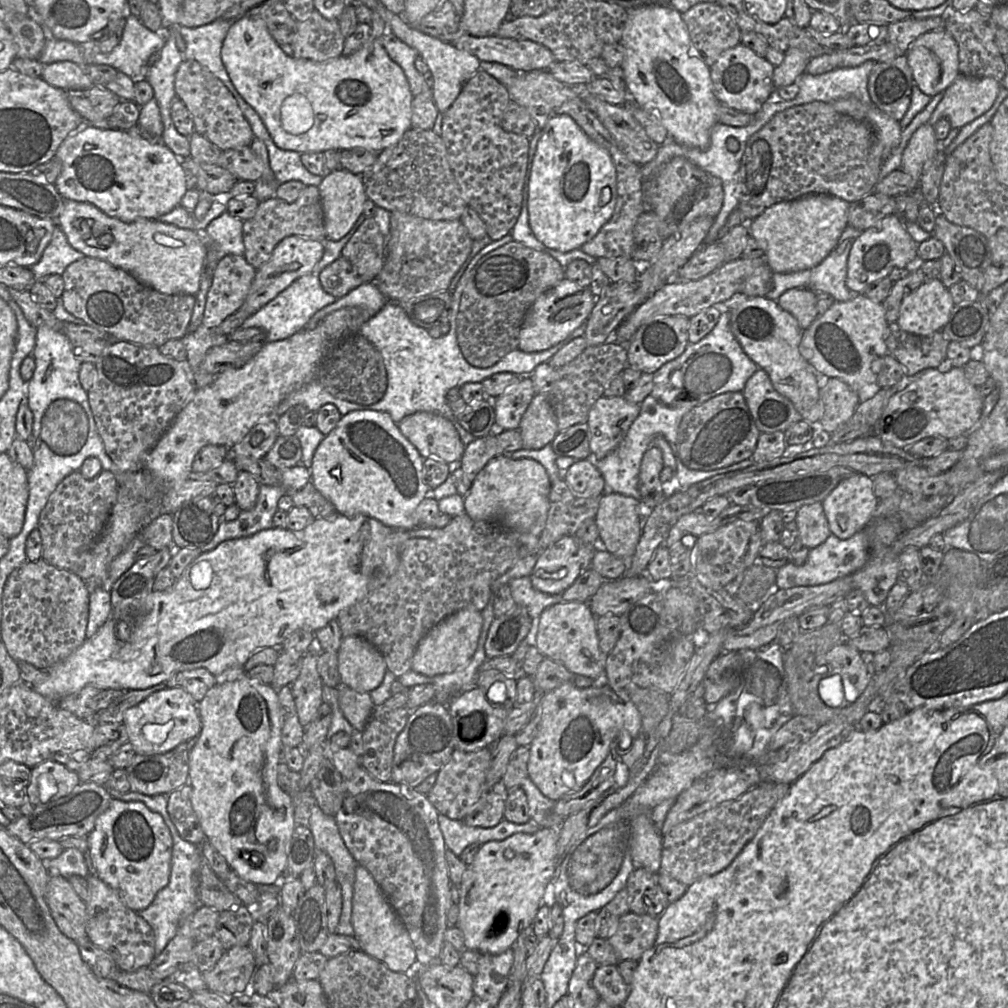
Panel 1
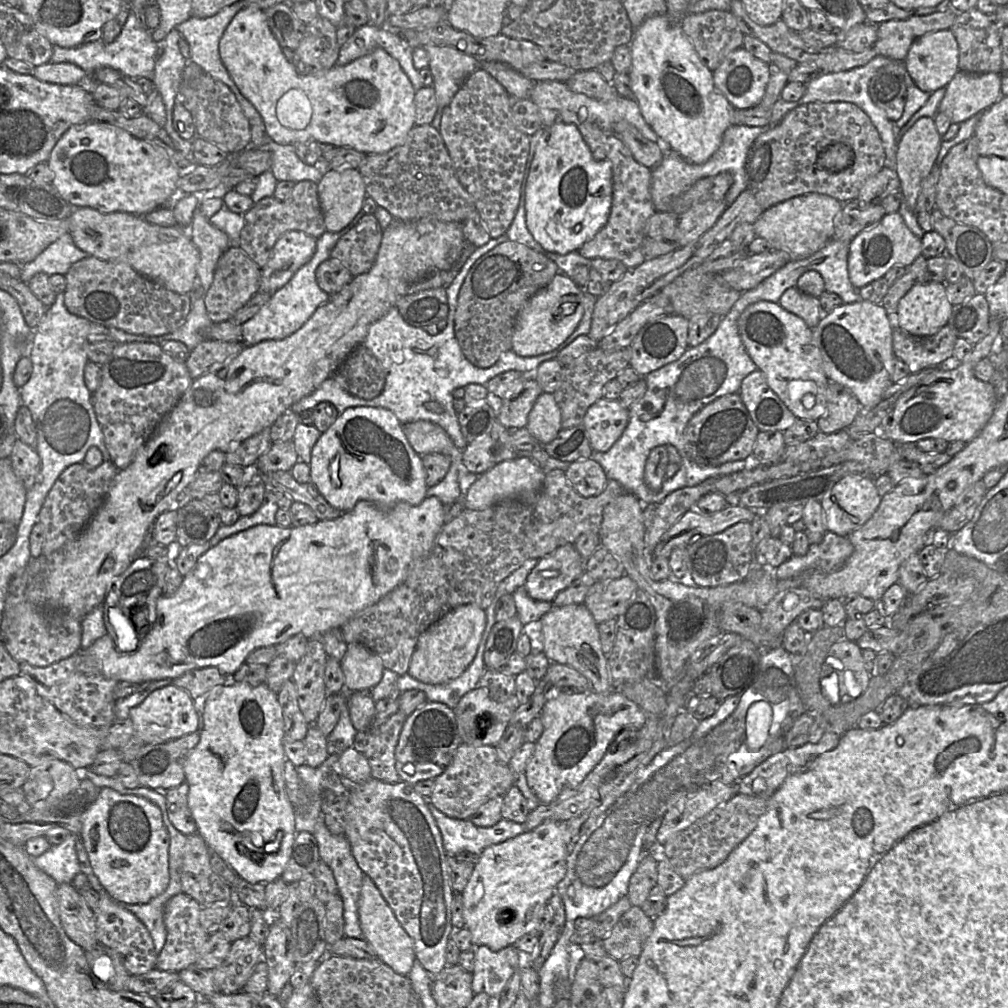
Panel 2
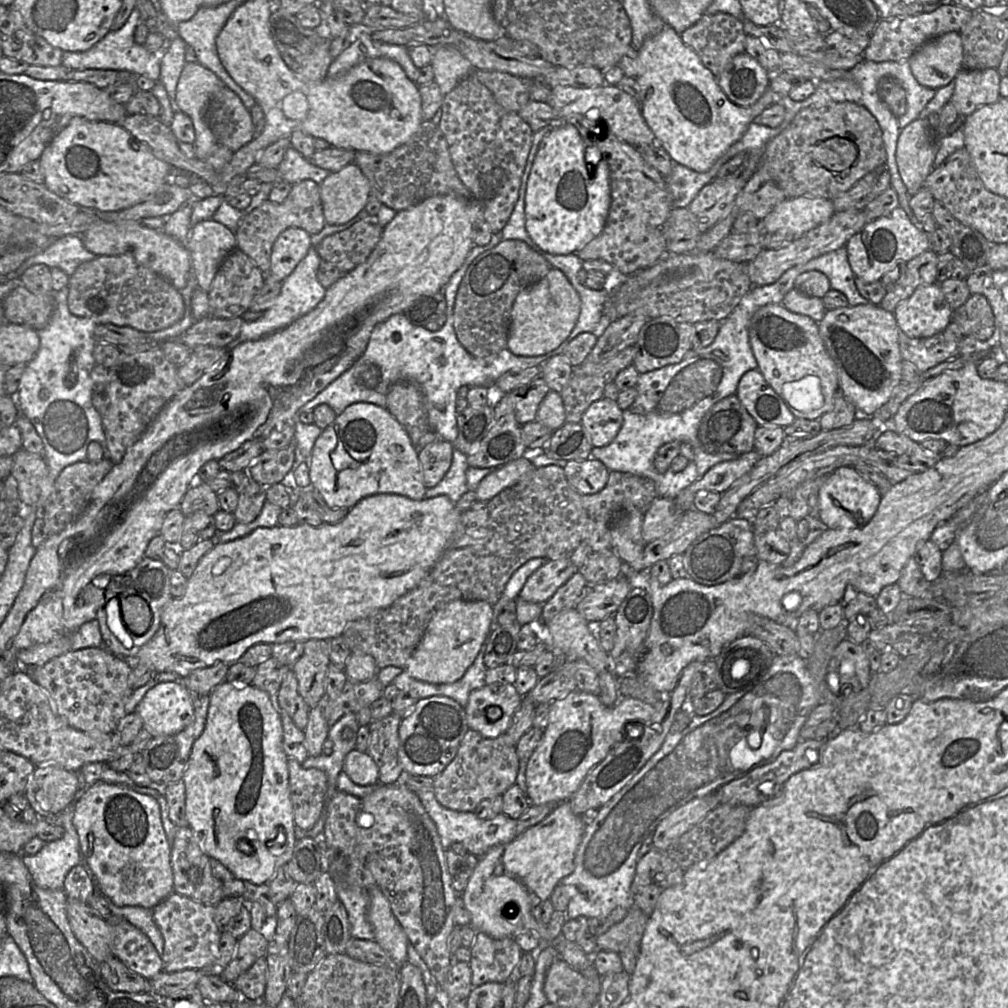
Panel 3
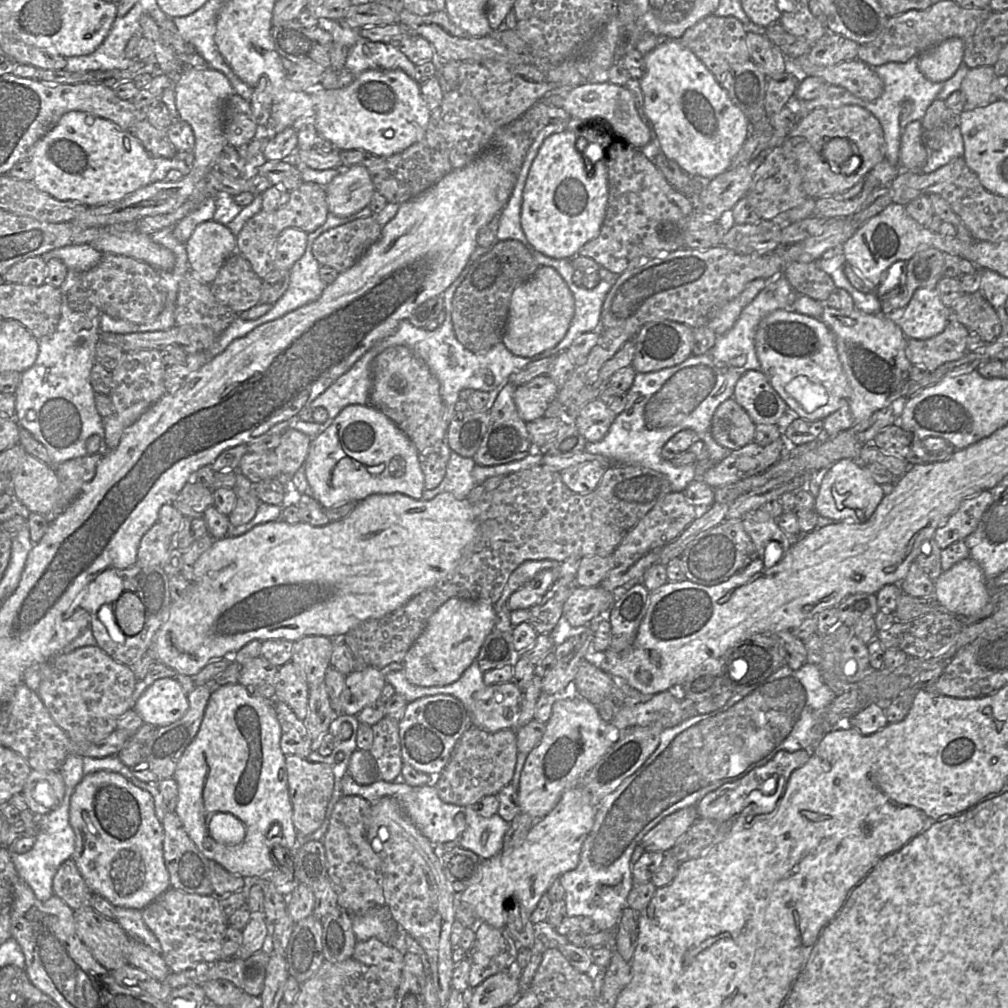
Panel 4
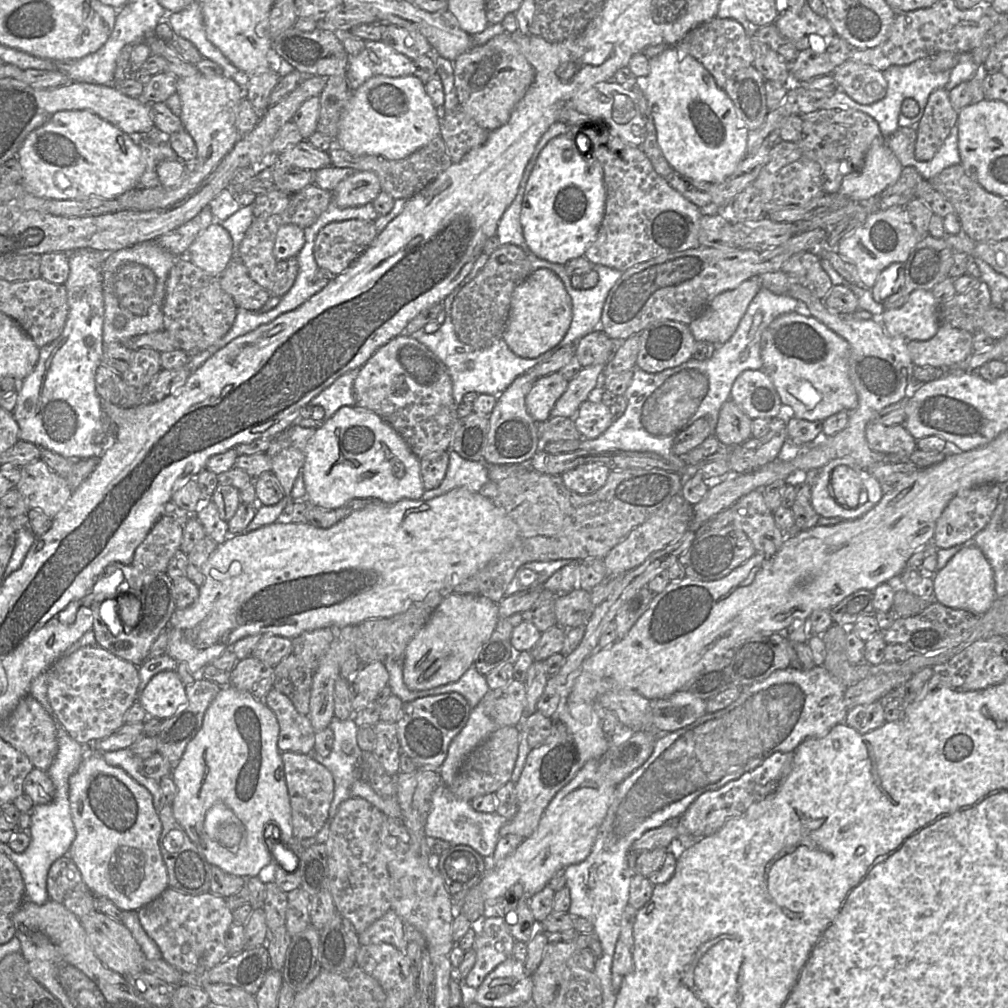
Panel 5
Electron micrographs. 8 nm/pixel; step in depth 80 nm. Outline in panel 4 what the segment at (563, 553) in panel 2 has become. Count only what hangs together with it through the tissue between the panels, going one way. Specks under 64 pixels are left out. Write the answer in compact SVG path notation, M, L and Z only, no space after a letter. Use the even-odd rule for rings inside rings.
M557 568L538 572L531 581L511 594L507 601L508 609L511 612L518 609L530 609L542 600L557 580Z

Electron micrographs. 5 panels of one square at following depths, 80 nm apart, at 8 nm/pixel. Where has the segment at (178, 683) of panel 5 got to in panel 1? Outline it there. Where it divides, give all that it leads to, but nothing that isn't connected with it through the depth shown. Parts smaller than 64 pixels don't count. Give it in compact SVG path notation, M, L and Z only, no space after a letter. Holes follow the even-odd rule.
M165 688L154 692L139 704L124 712L122 722L128 733L128 741L136 754L154 755L168 752L188 740L195 740L201 731L201 719L198 714L198 704L183 688Z

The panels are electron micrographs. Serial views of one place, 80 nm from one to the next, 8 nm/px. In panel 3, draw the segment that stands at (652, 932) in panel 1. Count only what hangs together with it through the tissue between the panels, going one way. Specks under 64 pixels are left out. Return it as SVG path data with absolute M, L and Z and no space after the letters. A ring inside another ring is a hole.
M630 907L623 920L596 938L599 950L620 953L625 949L640 952L648 917L637 907Z

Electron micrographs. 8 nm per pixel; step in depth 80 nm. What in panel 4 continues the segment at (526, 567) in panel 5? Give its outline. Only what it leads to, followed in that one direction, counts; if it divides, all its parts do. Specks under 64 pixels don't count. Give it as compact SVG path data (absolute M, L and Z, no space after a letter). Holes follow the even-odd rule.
M528 560L519 565L510 575L500 599L494 604L496 614L501 611L502 607L507 606L511 594L531 581L538 572L556 569L560 564L554 560Z

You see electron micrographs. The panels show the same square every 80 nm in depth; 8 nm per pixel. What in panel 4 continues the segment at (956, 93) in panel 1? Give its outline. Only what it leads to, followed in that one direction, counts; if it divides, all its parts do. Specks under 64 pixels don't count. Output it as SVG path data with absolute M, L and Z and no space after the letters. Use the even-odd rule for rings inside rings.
M993 66L969 69L960 87L965 96L965 111L987 106L997 100L992 93L992 81L995 77Z

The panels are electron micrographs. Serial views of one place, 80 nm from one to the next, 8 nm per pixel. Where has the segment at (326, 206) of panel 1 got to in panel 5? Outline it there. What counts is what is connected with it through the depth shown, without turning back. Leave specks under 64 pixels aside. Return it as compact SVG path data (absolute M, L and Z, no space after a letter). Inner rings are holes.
M357 171L336 186L332 201L340 208L359 207L372 203L381 191L380 180L374 172Z

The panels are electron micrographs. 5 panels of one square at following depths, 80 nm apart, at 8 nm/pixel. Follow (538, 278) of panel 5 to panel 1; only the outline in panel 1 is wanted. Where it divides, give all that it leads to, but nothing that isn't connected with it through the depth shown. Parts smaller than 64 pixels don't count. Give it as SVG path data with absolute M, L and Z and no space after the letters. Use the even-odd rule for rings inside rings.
M564 278L540 295L529 309L519 335L518 349L531 353L549 349L586 322L597 298L589 288Z

